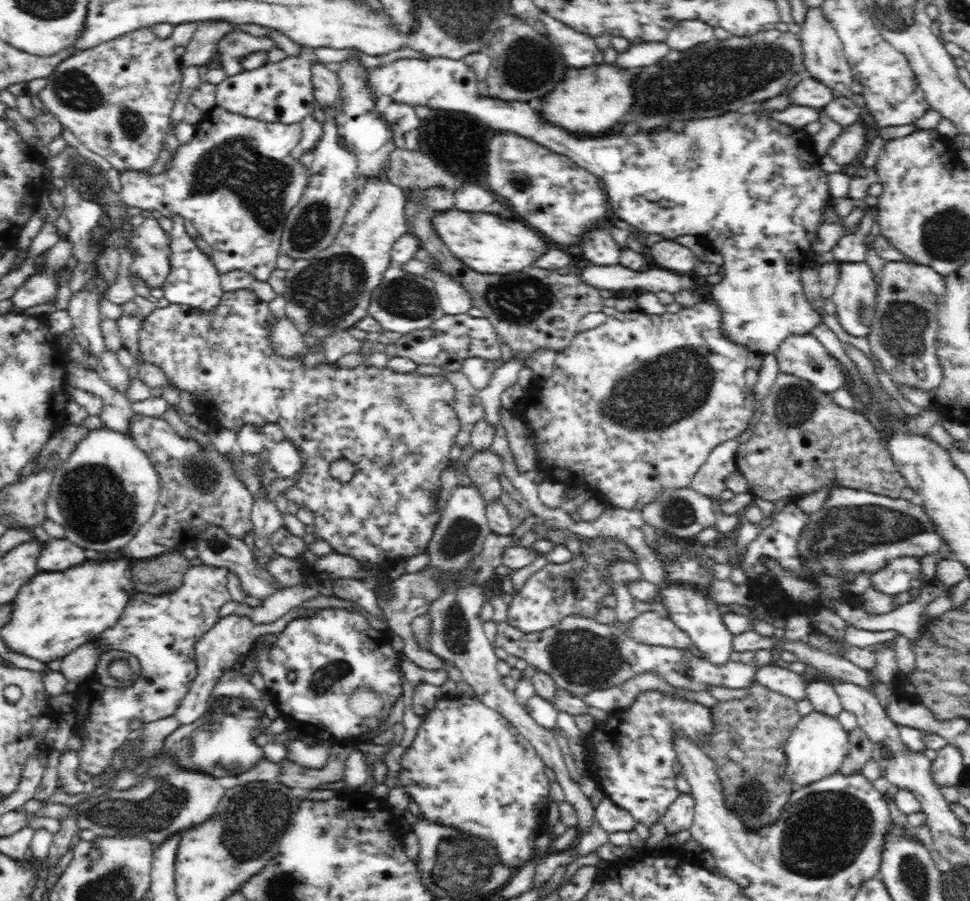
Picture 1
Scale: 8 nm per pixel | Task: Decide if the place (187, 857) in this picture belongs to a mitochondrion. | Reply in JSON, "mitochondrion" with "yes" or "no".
{"mitochondrion":"no"}

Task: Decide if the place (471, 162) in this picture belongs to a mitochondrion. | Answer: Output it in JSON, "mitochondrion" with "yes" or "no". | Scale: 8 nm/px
{"mitochondrion":"no"}

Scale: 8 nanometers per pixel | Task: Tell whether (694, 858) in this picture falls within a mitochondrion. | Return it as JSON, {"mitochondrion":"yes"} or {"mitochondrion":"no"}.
{"mitochondrion":"no"}

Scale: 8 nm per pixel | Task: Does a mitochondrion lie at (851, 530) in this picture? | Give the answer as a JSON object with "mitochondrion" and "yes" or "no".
{"mitochondrion":"yes"}

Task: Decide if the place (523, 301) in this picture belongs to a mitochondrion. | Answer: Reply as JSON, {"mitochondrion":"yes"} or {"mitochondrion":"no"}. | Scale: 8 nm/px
{"mitochondrion":"yes"}

